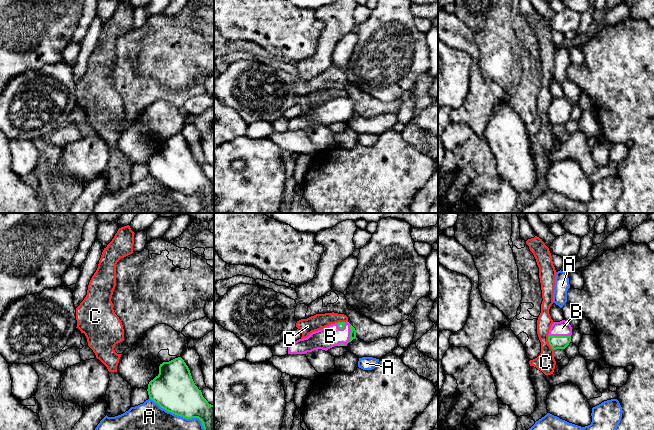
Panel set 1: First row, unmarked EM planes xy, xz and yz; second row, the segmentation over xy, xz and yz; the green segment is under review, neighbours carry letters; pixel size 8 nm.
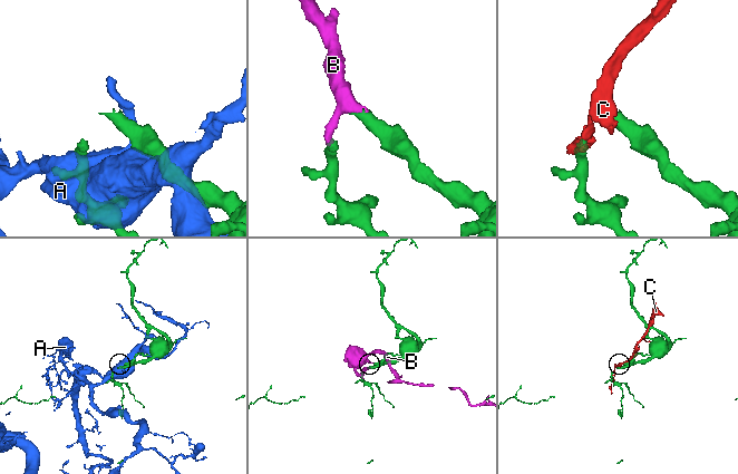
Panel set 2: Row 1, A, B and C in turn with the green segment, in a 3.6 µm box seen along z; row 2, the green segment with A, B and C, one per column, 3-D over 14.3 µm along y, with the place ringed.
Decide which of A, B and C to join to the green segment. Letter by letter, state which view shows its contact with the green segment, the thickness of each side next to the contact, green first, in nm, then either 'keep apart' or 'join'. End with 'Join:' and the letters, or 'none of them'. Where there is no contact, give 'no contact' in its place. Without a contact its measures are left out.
A: meets green in xy; 340 nm thick on the green side, 440 nm on the other; keep apart
B: meets green in yz; 110 nm thick on the green side, 120 nm on the other; join
C: meets green in yz; 110 nm thick on the green side, 160 nm on the other; keep apart
Join: B

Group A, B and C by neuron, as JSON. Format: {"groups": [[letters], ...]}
{"groups": [["A"], ["B"], ["C"]]}

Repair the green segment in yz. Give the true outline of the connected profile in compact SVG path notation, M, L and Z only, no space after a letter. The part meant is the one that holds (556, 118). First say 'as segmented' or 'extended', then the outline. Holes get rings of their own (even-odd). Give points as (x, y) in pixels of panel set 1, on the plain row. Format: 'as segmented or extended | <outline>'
extended | M565 96L553 98L549 110L548 118L553 126L565 125L571 118L572 103Z

